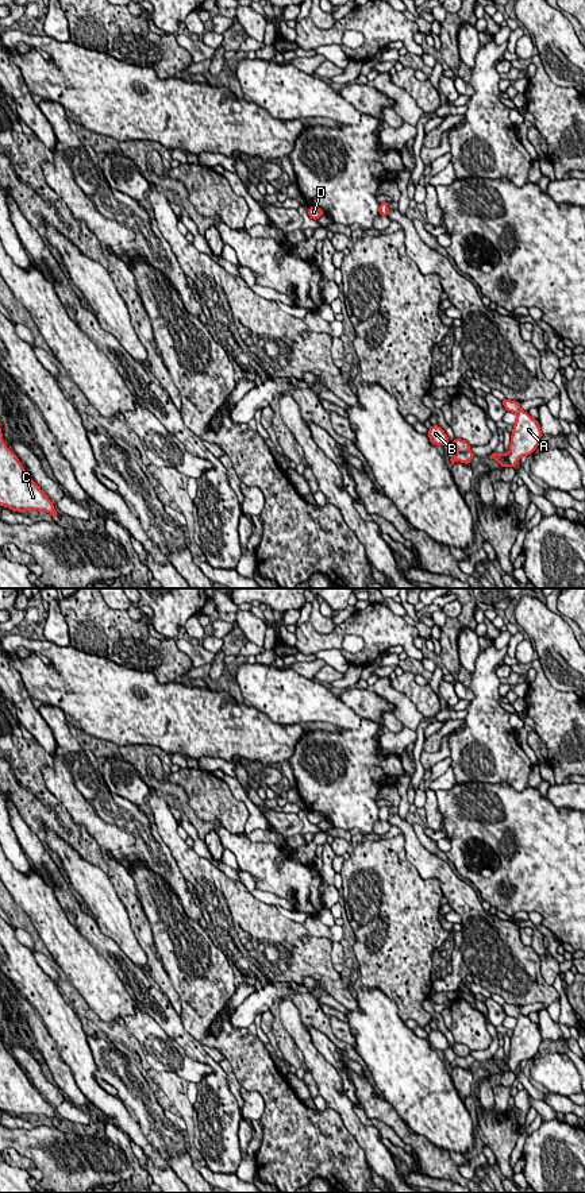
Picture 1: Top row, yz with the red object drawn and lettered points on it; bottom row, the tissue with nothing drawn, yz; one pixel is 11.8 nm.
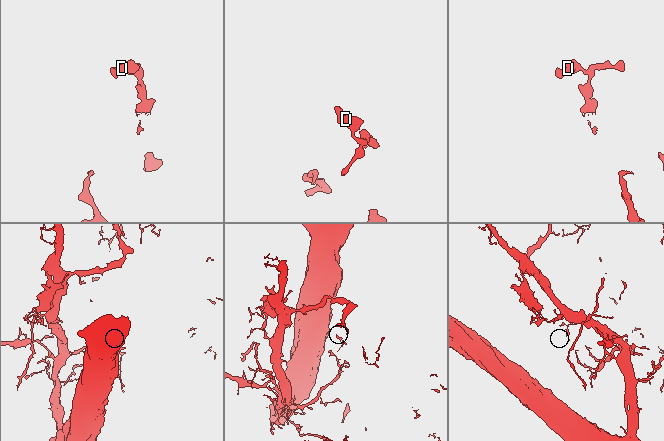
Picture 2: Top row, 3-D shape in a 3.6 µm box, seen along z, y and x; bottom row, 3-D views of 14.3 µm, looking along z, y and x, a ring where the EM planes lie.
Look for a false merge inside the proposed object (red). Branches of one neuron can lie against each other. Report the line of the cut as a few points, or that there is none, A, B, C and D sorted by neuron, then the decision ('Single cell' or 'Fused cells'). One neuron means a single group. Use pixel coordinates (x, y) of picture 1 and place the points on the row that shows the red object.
Split along yz (469, 450), (457, 452). Groups: A B C / D. Fused cells

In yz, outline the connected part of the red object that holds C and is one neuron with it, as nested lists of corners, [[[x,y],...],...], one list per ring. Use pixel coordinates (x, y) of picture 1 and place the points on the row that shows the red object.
[[[0,428],[0,506],[23,513],[26,510],[46,511],[58,516],[54,503],[28,476],[19,457],[3,440]]]

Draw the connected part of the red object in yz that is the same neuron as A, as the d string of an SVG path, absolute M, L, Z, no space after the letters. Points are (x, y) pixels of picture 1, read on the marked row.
M507 398L501 402L507 412L516 414L516 421L511 433L509 452L504 451L499 455L493 451L489 459L494 459L501 468L516 468L516 463L522 456L530 456L538 448L542 439L540 424L520 408L520 402Z

